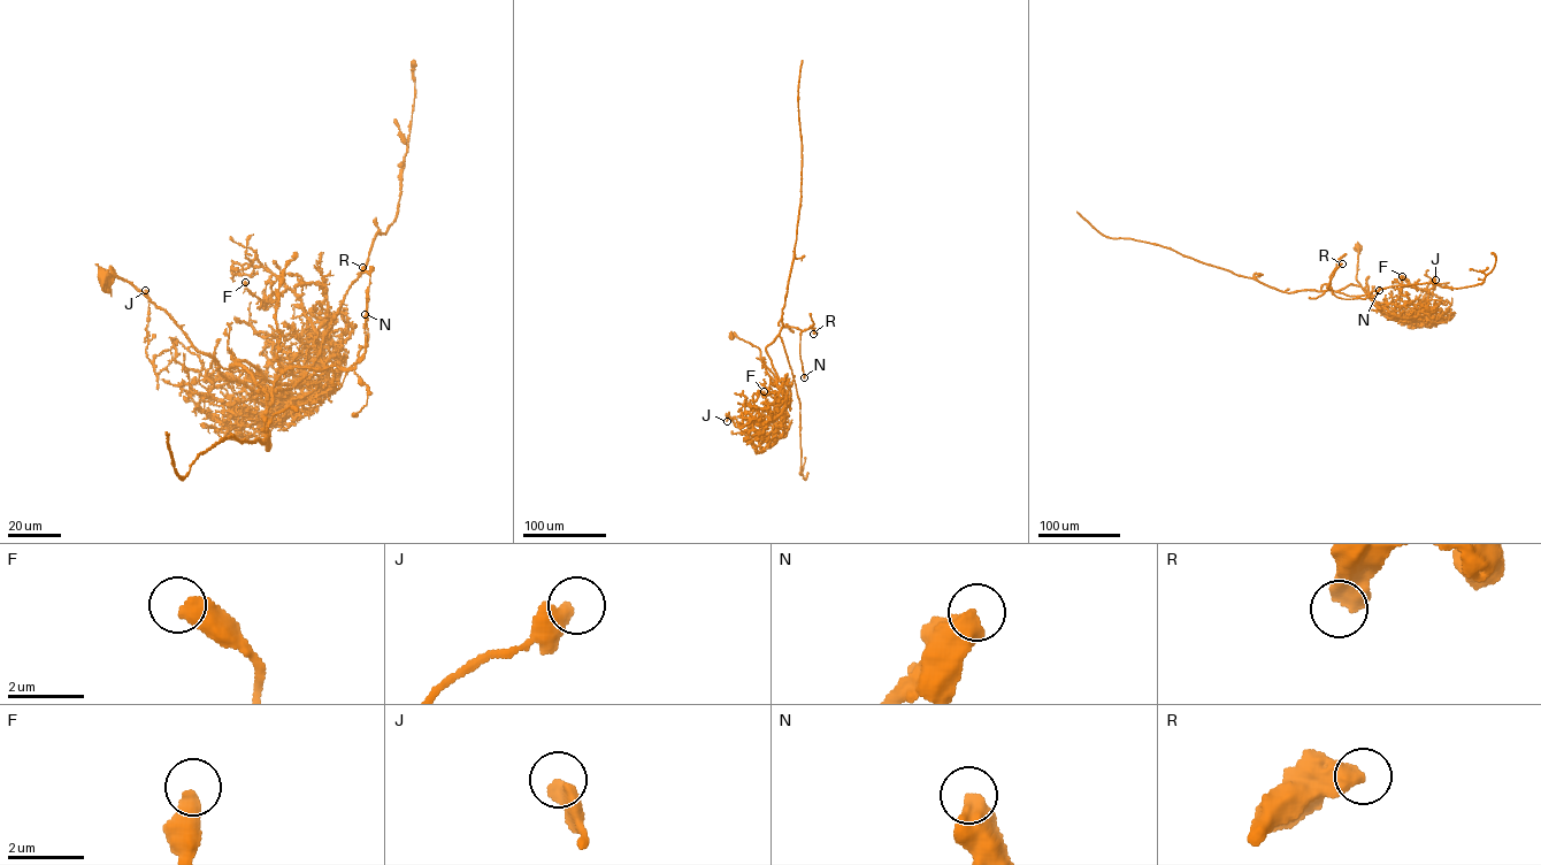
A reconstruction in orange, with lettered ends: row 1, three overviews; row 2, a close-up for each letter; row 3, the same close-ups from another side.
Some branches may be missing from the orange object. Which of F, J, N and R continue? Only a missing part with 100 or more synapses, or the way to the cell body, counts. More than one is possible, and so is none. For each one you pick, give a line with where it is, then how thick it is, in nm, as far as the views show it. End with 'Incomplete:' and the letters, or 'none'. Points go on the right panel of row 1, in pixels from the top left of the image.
Incomplete: none

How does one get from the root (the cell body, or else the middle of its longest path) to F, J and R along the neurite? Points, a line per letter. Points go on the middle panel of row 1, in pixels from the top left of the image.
F: (731, 336), (734, 333), (759, 350), (765, 369), (784, 395), (783, 425), (771, 421), (764, 391)
J: (731, 336), (758, 347), (786, 400), (768, 421), (741, 425), (728, 414), (727, 421)
R: (731, 336), (734, 333), (758, 347), (765, 369), (787, 398), (766, 347), (782, 327), (813, 328), (813, 334)

